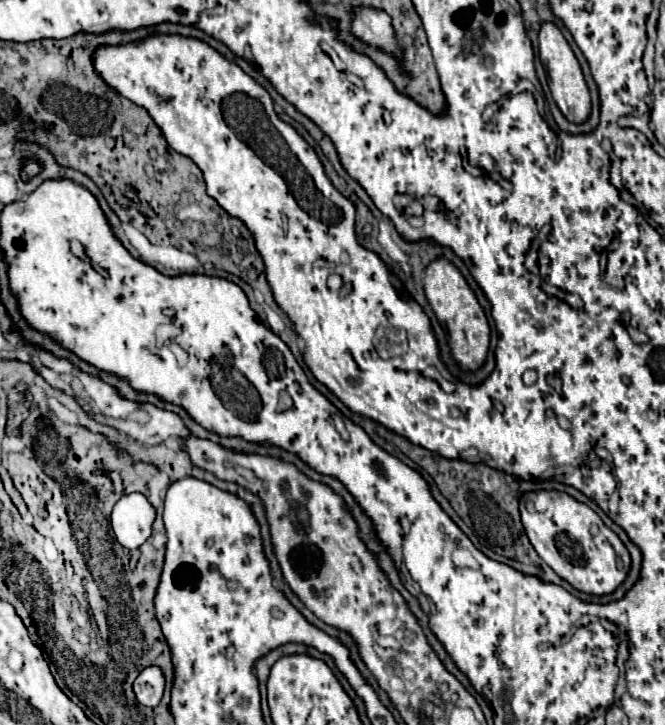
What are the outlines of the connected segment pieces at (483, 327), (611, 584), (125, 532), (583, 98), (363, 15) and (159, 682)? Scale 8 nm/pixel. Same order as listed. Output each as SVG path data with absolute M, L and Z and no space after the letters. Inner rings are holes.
M446 258L432 260L424 270L424 292L436 312L440 324L448 330L448 344L452 348L454 360L464 370L476 370L484 364L490 344L490 326L484 314L484 308L478 304L474 290L468 286L460 270Z
M534 490L522 496L522 526L538 556L576 590L602 596L616 590L630 568L630 554L602 518L566 492Z
M132 492L116 502L110 522L116 540L124 548L132 550L142 546L150 538L154 520L156 520L156 508L148 502L144 494Z
M542 22L538 42L540 42L540 60L548 70L548 86L550 86L554 102L558 104L558 108L570 122L576 122L576 124L584 122L590 114L590 92L588 92L580 64L570 48L570 44L566 42L566 38L562 36L562 32L558 30L558 26L554 22Z
M358 8L354 14L352 32L364 42L380 46L394 56L400 56L396 40L394 40L394 32L392 32L390 16L386 12L374 10L374 8Z
M158 666L144 668L138 674L138 678L134 680L136 700L148 708L158 706L162 700L162 694L164 694L164 686L166 686L166 678L162 676L162 668L158 668Z

